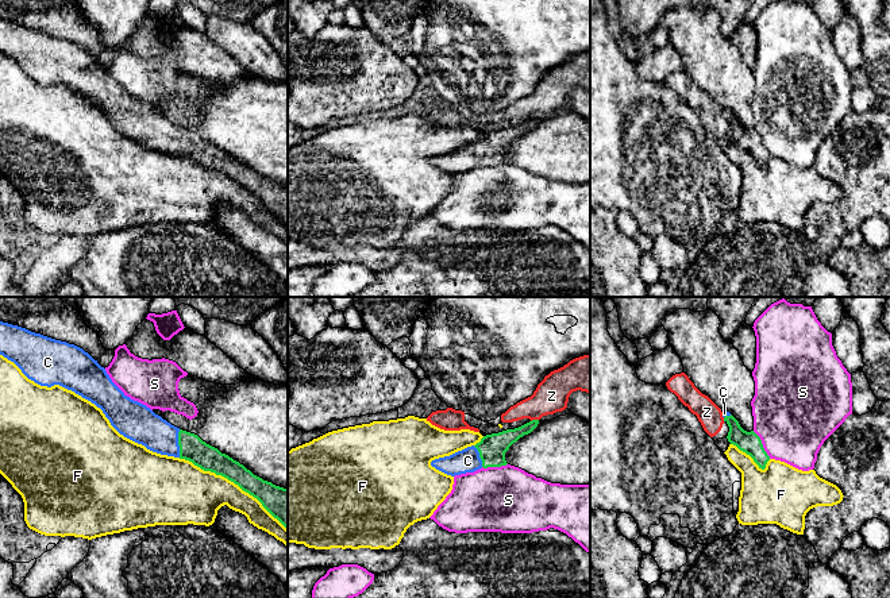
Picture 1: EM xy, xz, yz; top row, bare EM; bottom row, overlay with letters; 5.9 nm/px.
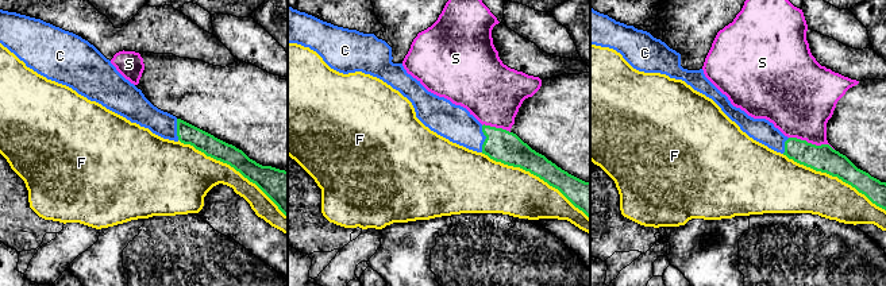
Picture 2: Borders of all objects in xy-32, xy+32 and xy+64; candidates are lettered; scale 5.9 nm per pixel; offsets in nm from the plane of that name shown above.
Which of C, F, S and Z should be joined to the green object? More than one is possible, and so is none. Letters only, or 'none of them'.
C

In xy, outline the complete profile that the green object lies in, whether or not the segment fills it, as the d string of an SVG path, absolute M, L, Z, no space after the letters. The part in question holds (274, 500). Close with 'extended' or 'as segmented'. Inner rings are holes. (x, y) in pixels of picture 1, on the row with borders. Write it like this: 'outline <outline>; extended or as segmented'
outline M0 321L0 355L14 362L35 383L47 387L59 385L90 401L103 410L111 425L124 437L153 452L189 460L204 471L215 472L234 482L257 498L288 529L288 489L263 481L239 462L203 441L197 435L172 425L146 405L127 397L112 382L105 369L82 348Z; extended

